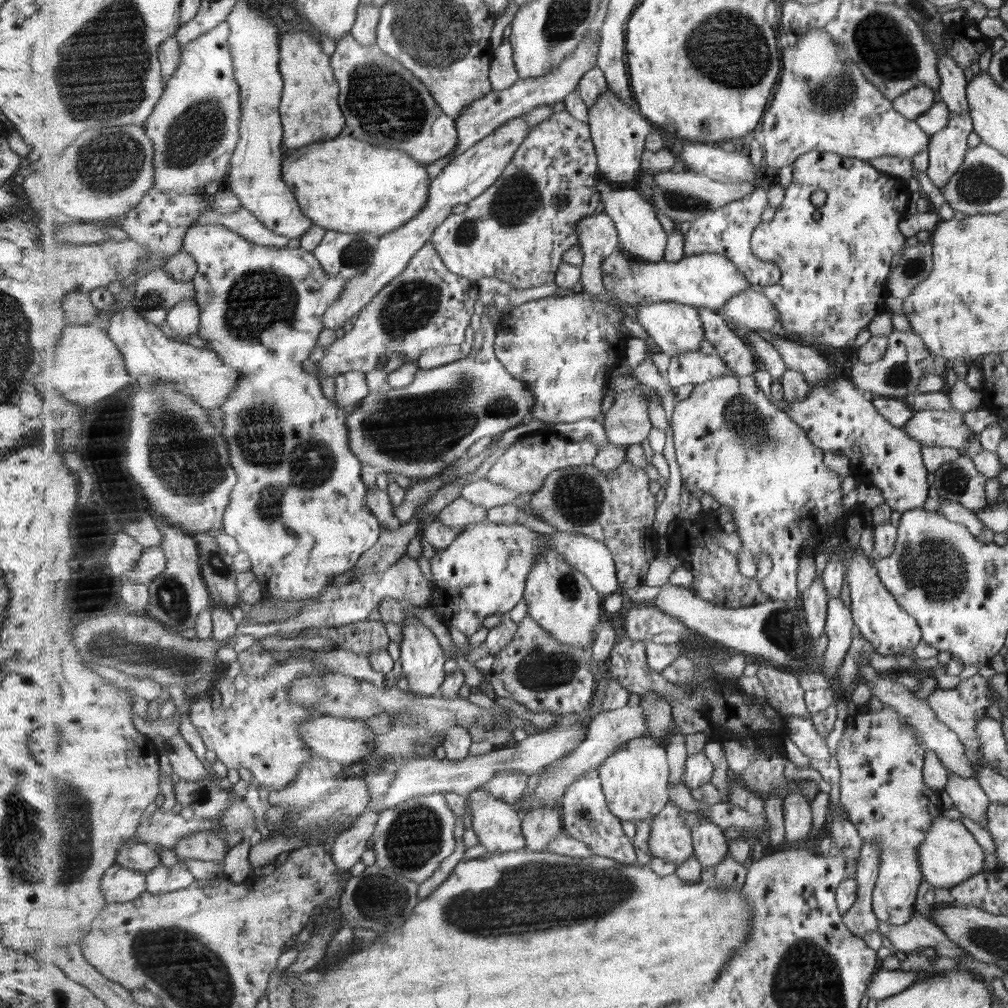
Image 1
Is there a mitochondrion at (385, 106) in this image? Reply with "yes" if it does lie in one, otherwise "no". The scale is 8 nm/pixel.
yes

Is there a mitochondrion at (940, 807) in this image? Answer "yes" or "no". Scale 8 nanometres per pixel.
no

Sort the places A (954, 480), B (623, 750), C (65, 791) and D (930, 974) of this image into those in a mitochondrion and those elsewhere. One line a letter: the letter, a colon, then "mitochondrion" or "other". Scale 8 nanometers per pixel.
A: mitochondrion
B: other
C: mitochondrion
D: other

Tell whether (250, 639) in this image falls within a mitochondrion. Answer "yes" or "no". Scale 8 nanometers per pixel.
no

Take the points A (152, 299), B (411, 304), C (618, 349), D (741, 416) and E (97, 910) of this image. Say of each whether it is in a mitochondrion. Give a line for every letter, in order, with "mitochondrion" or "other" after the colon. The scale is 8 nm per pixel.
A: mitochondrion
B: mitochondrion
C: other
D: mitochondrion
E: other

